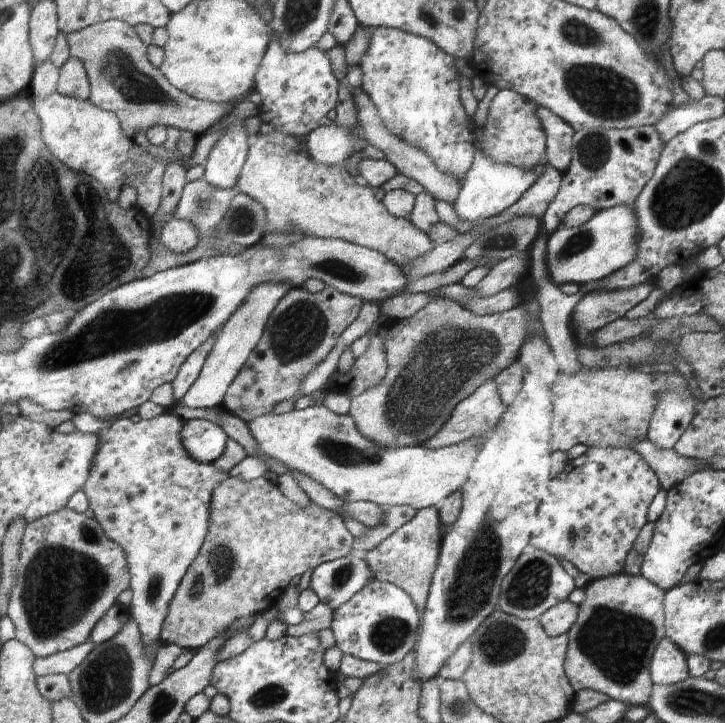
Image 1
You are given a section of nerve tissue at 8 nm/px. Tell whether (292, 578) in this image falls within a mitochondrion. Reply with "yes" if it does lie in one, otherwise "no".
no

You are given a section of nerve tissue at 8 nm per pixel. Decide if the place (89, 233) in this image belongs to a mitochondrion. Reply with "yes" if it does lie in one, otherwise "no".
yes

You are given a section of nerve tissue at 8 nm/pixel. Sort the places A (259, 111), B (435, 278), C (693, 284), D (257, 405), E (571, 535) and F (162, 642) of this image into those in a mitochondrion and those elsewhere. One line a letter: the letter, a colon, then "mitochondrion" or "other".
A: other
B: other
C: other
D: other
E: mitochondrion
F: other

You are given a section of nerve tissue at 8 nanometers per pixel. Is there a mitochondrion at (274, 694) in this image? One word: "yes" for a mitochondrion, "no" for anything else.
yes

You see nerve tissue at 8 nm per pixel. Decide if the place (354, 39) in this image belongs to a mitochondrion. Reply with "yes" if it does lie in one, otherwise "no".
no

